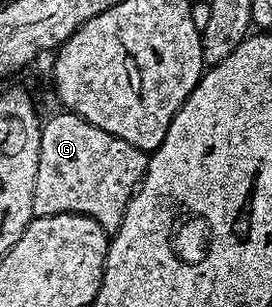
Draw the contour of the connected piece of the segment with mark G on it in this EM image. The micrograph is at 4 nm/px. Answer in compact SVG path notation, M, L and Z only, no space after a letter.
M59 112L40 126L33 214L86 215L111 235L122 223L122 215L126 215L126 207L144 177L149 154L126 139L118 139L118 135L110 135L110 131L102 131L102 127L94 127L77 113Z

